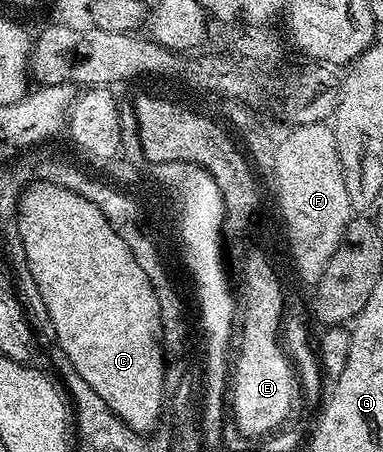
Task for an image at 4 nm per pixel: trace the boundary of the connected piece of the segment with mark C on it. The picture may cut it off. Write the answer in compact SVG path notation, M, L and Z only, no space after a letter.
M35 181L27 185L18 200L18 235L28 260L28 268L36 280L38 295L52 316L57 344L68 356L72 368L84 376L88 388L108 404L120 420L139 432L147 432L162 414L162 393L168 376L156 365L156 352L162 347L164 317L158 308L160 299L149 283L128 244L118 235L104 212L84 195L54 184Z

